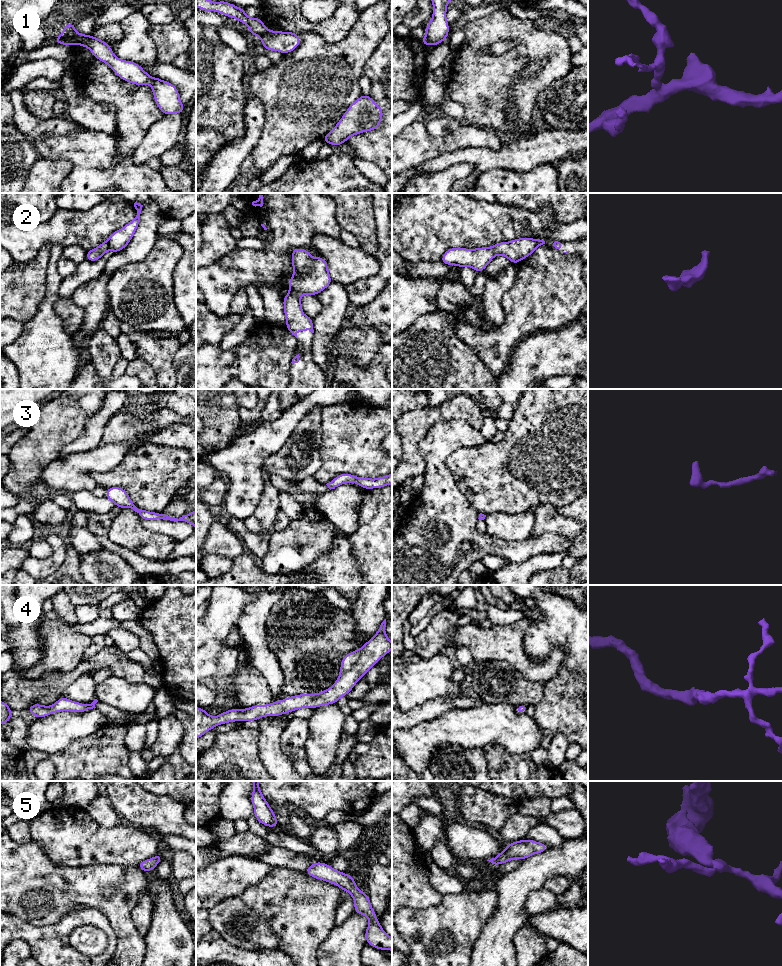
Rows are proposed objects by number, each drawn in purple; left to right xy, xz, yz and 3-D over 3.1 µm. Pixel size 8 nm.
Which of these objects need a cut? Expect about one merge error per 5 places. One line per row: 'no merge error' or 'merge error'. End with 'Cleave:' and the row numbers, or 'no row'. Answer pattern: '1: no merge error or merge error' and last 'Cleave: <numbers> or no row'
1: merge error
2: no merge error
3: no merge error
4: no merge error
5: no merge error
Cleave: 1

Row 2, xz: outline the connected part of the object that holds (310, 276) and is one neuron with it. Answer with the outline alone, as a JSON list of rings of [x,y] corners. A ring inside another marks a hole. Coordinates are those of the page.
[[[304,248],[292,250],[293,276],[289,280],[289,292],[282,299],[286,328],[297,338],[301,330],[314,333],[313,319],[302,308],[300,297],[304,294],[317,295],[331,283],[328,264],[322,257],[313,258]]]

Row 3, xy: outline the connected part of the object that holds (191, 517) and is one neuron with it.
[[[109,487],[106,490],[105,497],[111,500],[115,506],[120,508],[131,508],[137,512],[142,520],[170,520],[174,522],[184,521],[192,524],[196,529],[196,510],[189,514],[183,515],[181,518],[177,519],[175,517],[169,517],[158,512],[150,512],[147,510],[138,509],[132,500],[130,499],[128,493],[121,487]]]

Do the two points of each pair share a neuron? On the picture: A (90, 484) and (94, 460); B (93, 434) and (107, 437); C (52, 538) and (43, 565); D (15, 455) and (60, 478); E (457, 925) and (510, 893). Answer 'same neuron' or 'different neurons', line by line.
A: same neuron
B: different neurons
C: same neuron
D: different neurons
E: different neurons

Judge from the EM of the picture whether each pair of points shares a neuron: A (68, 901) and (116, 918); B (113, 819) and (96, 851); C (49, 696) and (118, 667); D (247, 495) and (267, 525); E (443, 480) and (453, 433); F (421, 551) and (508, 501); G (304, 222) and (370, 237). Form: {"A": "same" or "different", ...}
{"A": "same", "B": "different", "C": "same", "D": "different", "E": "same", "F": "different", "G": "different"}

